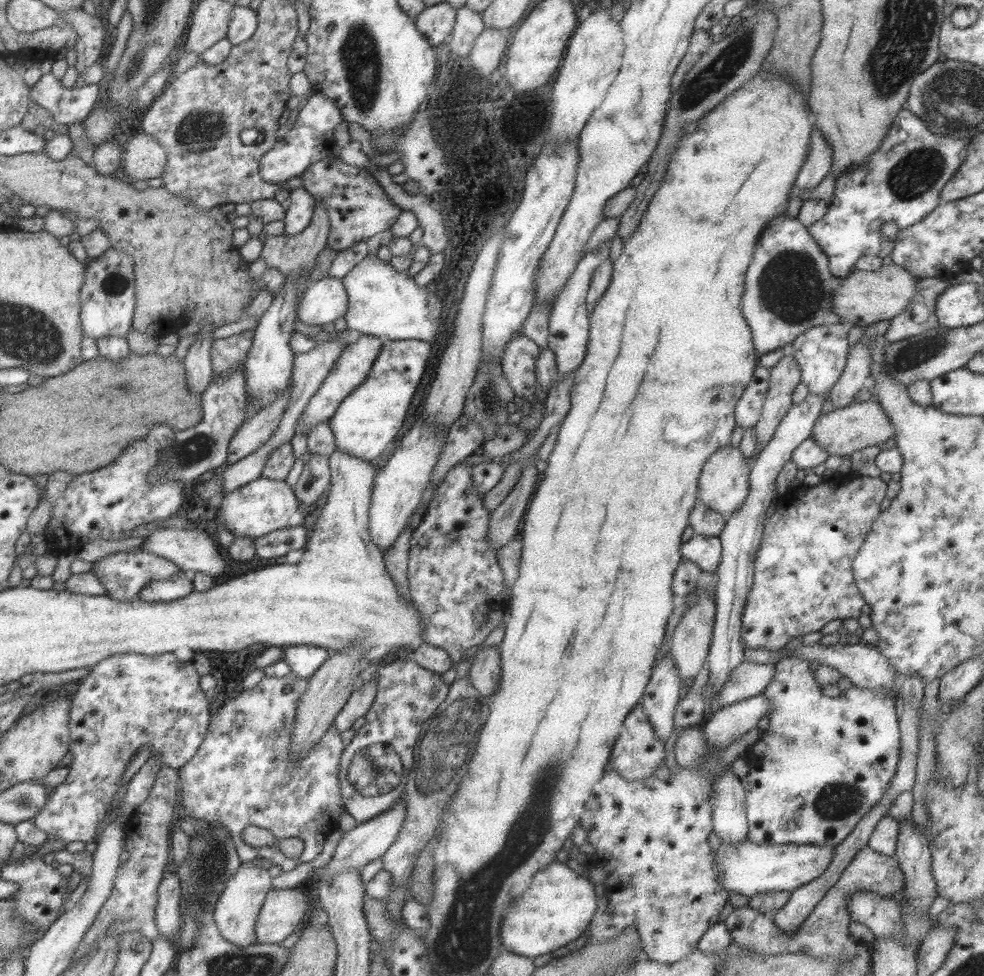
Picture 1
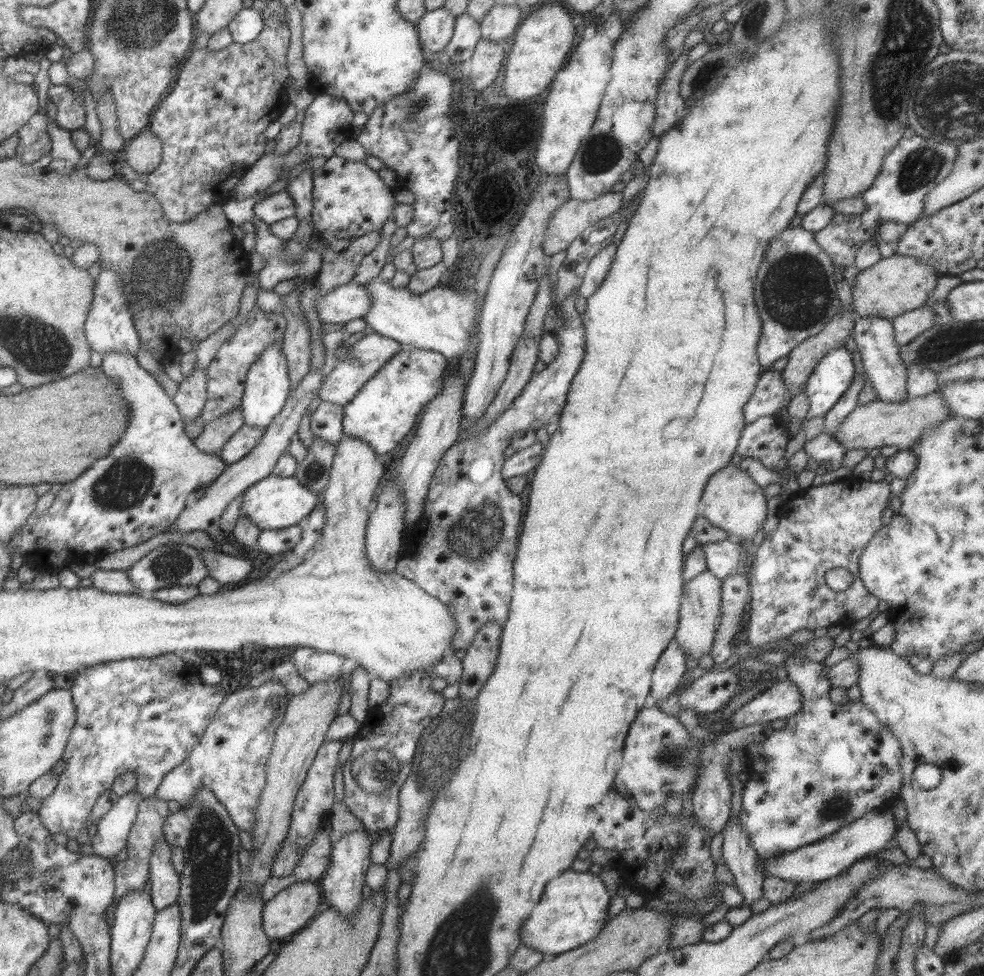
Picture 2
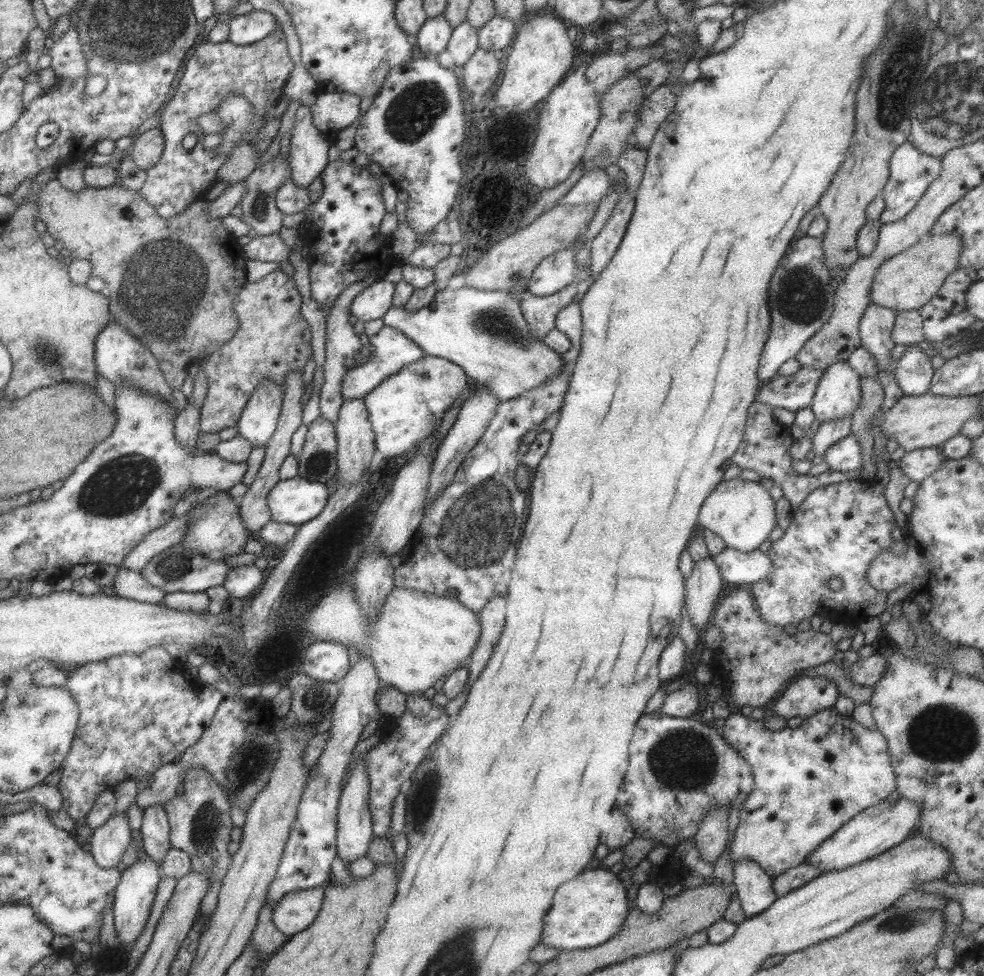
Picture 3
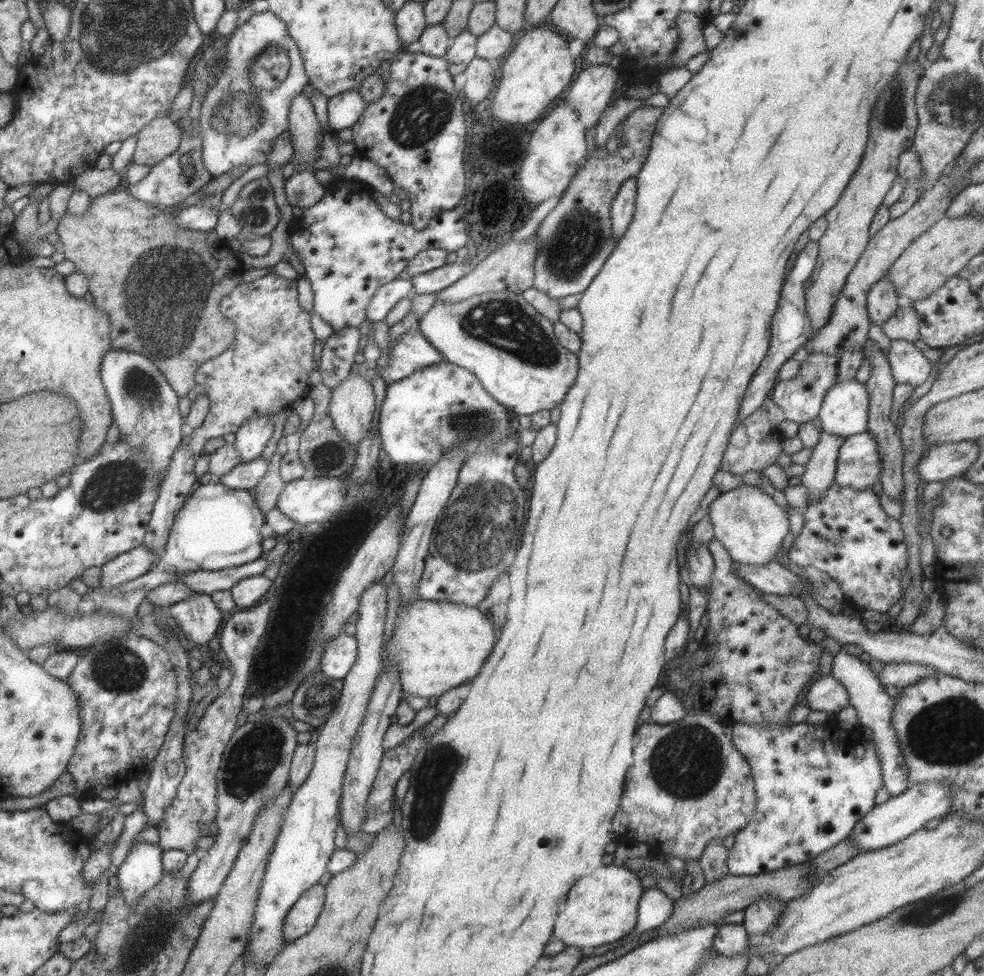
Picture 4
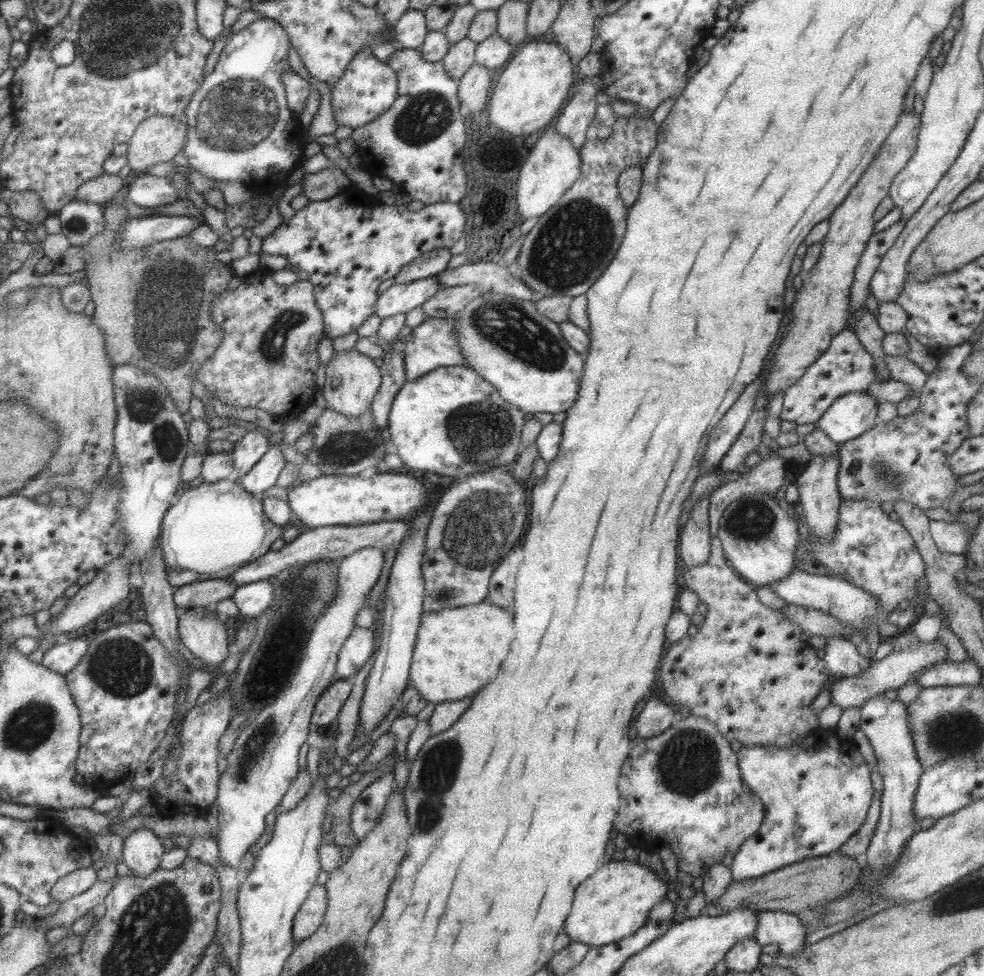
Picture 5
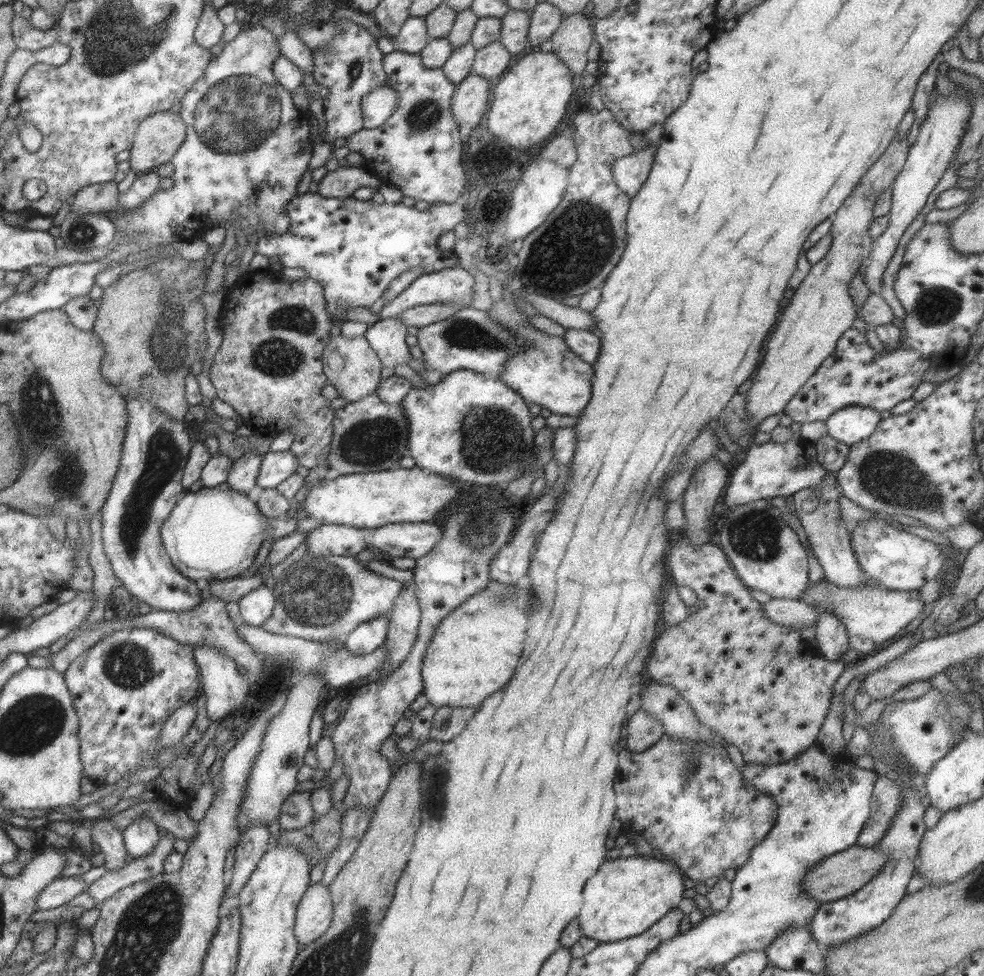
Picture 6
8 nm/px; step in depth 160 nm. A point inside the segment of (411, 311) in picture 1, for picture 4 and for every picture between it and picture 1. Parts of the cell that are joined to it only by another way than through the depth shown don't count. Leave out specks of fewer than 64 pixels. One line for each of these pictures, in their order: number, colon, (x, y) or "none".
2: (440, 319)
3: (483, 332)
4: (509, 347)

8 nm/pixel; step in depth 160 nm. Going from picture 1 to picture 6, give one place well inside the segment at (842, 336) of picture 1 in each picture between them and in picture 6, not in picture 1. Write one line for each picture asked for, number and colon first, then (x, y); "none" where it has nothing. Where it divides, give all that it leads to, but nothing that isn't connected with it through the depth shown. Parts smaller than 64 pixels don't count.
2: (834, 371)
3: (837, 392)
4: (843, 411)
5: (849, 415)
6: (850, 424)

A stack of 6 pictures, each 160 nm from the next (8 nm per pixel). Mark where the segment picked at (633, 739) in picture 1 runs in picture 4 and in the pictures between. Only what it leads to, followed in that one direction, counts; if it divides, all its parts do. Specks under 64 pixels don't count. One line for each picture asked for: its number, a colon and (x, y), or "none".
2: (658, 757)
3: (678, 768)
4: (688, 785)

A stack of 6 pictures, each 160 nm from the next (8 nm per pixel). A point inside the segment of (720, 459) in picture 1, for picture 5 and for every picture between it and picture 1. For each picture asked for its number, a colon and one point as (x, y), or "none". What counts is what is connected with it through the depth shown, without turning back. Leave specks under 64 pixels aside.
2: (730, 499)
3: (741, 513)
4: (747, 522)
5: (758, 539)

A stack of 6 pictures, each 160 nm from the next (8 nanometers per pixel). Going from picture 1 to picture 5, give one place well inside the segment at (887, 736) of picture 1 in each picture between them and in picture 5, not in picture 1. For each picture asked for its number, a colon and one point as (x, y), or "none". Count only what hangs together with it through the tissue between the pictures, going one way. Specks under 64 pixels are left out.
2: (829, 764)
3: (809, 780)
4: (812, 782)
5: (816, 792)

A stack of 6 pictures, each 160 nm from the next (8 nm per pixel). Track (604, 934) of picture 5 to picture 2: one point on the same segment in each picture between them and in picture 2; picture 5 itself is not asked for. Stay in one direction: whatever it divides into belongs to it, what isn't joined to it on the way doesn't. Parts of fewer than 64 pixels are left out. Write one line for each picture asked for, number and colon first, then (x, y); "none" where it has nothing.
2: (571, 911)
3: (586, 911)
4: (601, 908)

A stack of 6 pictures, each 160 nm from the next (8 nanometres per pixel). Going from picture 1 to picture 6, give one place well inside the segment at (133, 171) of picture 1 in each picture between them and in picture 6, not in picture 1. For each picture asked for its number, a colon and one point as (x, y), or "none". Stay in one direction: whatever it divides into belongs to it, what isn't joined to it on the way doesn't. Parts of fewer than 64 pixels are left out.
2: (142, 153)
3: (146, 150)
4: (159, 138)
5: (156, 140)
6: (157, 138)

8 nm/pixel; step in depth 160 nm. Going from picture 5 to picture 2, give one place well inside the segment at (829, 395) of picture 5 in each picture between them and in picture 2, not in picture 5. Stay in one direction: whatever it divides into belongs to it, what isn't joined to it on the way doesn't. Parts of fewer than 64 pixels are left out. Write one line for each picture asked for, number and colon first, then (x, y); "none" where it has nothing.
2: (768, 395)
3: (791, 392)
4: (799, 398)

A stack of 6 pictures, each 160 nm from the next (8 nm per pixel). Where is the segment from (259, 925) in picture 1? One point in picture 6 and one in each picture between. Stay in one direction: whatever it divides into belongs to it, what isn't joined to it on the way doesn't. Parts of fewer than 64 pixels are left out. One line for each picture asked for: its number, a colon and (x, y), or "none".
2: (290, 909)
3: (295, 911)
4: (302, 915)
5: (309, 915)
6: (313, 913)

